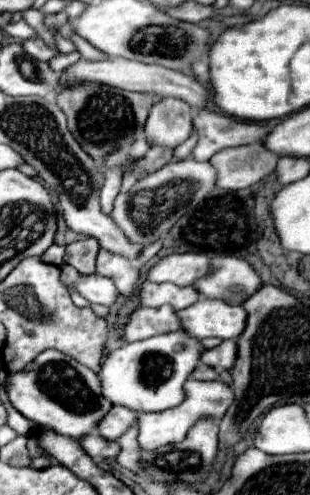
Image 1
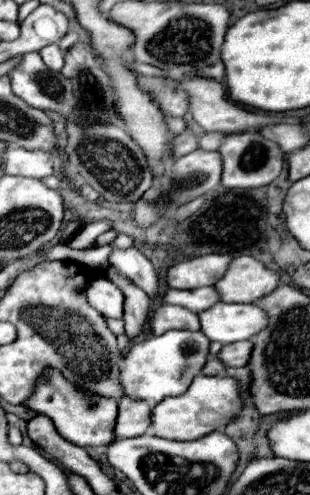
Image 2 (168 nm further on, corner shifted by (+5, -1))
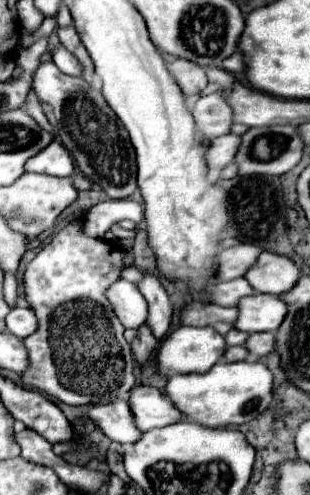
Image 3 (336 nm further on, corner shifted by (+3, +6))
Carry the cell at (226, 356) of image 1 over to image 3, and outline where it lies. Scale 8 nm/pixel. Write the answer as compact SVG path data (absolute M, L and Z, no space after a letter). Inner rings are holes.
M254 333L246 339L244 347L252 357L262 357L274 351L274 333Z

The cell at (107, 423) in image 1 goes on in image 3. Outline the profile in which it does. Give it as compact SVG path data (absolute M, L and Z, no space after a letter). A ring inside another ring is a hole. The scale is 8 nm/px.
M146 385L134 387L130 391L128 405L132 409L134 423L142 433L182 419L182 413L176 411L156 387L146 387Z

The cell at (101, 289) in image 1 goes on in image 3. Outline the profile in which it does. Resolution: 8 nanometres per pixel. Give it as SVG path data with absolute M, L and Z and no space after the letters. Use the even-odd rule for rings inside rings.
M124 279L116 281L106 291L106 299L110 301L116 317L120 319L120 323L124 327L138 329L148 317L146 299L142 297L142 293L138 291L138 287L134 283L128 283Z

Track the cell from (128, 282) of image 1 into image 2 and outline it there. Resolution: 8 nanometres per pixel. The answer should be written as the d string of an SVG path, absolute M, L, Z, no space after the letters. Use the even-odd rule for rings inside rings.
M110 268L106 276L114 284L118 284L118 288L126 296L126 312L124 312L126 336L128 338L140 336L150 318L150 298L144 292L140 292L140 288L136 288L132 282L128 282L128 278L124 278L116 268Z

